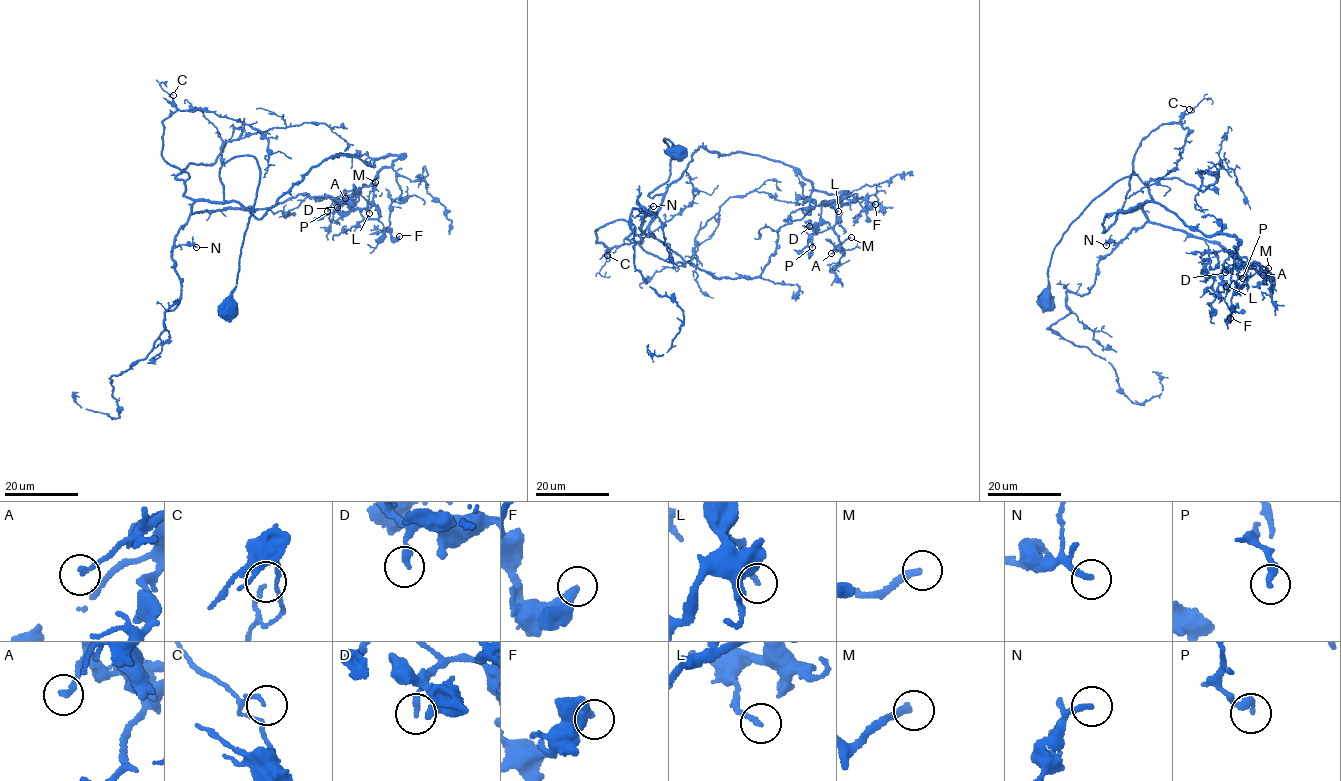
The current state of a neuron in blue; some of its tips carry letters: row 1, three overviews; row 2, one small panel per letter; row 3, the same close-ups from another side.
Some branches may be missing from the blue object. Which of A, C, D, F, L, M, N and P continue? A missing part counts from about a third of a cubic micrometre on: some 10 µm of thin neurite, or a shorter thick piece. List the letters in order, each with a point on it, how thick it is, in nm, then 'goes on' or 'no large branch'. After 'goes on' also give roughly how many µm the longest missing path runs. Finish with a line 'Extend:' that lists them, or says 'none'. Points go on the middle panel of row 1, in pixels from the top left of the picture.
A: place (831, 253); calibre 200 nm; no large branch
C: place (607, 255); calibre 120 nm; no large branch
D: place (809, 226); calibre 200 nm; no large branch
F: place (875, 204); calibre 360 nm; no large branch
L: place (838, 211); calibre 160 nm; no large branch
M: place (851, 237); calibre 260 nm; goes on; missing 20 µm
N: place (653, 206); calibre 200 nm; goes on; missing 20 µm
P: place (812, 247); calibre 220 nm; no large branch
Extend: M, N

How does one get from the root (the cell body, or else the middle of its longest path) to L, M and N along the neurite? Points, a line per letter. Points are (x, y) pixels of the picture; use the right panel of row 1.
L: (1047, 302), (1062, 234), (1133, 172), (1103, 232), (1108, 214), (1149, 201), (1206, 235), (1235, 236), (1226, 286)
M: (1047, 302), (1062, 234), (1133, 172), (1103, 232), (1108, 214), (1149, 201), (1268, 268)
N: (1047, 302), (1048, 266), (1062, 234), (1089, 202), (1133, 172), (1122, 210), (1140, 207), (1146, 222), (1106, 245)

